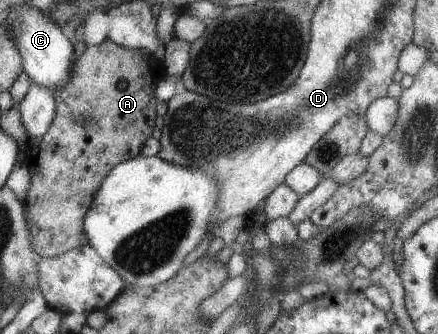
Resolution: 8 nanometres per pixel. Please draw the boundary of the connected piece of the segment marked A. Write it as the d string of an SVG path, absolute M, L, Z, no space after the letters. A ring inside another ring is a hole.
M110 39L98 43L96 46L88 45L73 64L70 82L62 90L55 92L55 115L49 131L46 132L44 137L30 139L30 143L26 149L27 160L24 164L30 170L31 185L23 201L23 209L32 236L32 248L34 248L34 252L38 253L41 258L58 258L58 256L62 256L64 252L68 252L72 248L84 248L84 246L90 245L88 234L86 234L86 230L84 229L84 216L90 210L100 184L110 174L110 171L118 163L140 155L144 142L146 142L147 138L152 137L157 118L156 106L159 103L155 97L155 88L165 75L161 57L154 56L146 49L129 49L128 47L120 46Z

